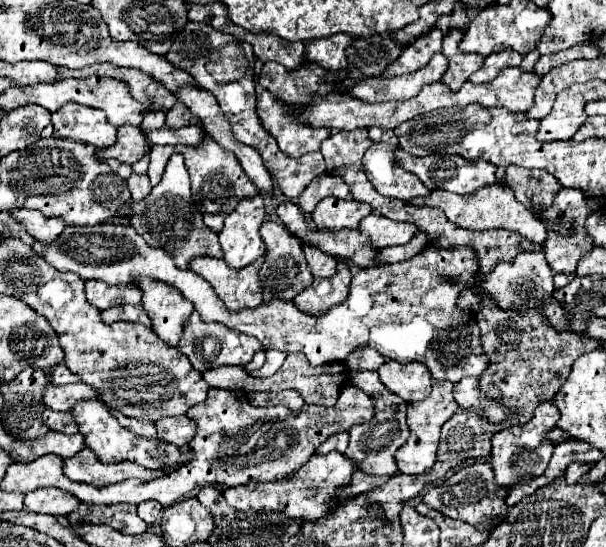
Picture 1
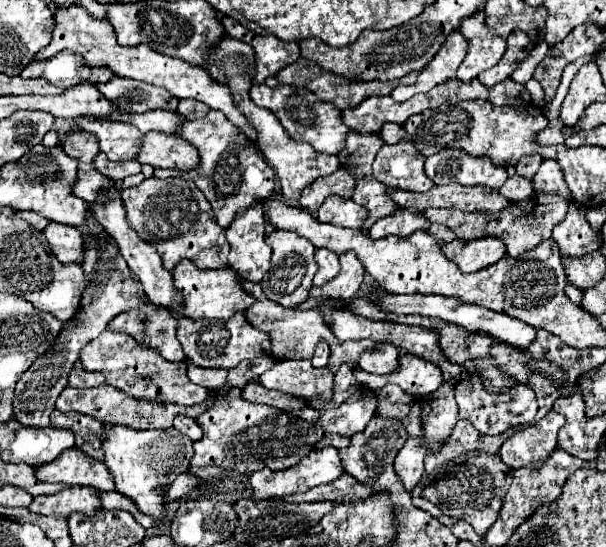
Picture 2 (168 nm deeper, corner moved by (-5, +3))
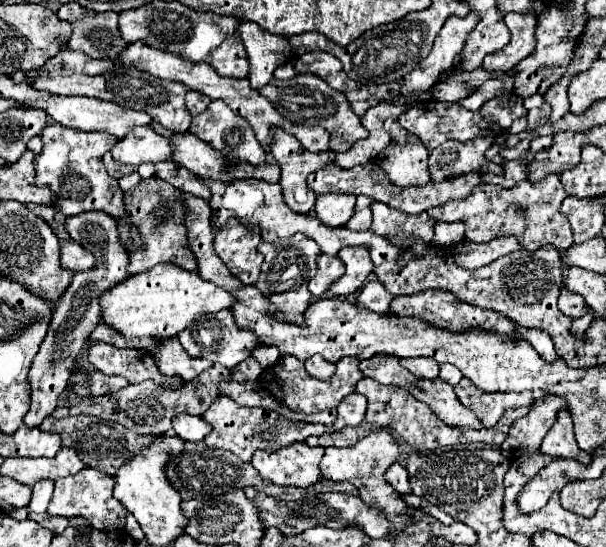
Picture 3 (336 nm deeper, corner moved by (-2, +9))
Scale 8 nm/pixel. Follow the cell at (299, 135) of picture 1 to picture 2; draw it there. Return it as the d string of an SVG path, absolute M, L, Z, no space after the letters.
M252 85L250 99L260 107L270 109L278 117L282 127L290 133L292 139L296 139L296 141L304 139L320 153L336 155L346 145L346 135L350 133L350 129L342 123L342 111L338 107L318 99L312 91L306 91L304 87L278 85L272 89L268 85Z

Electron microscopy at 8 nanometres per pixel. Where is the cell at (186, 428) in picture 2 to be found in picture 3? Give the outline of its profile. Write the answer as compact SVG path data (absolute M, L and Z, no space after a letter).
M179 413L177 417L173 417L173 429L185 441L201 441L211 431L211 427L201 417L187 413Z

